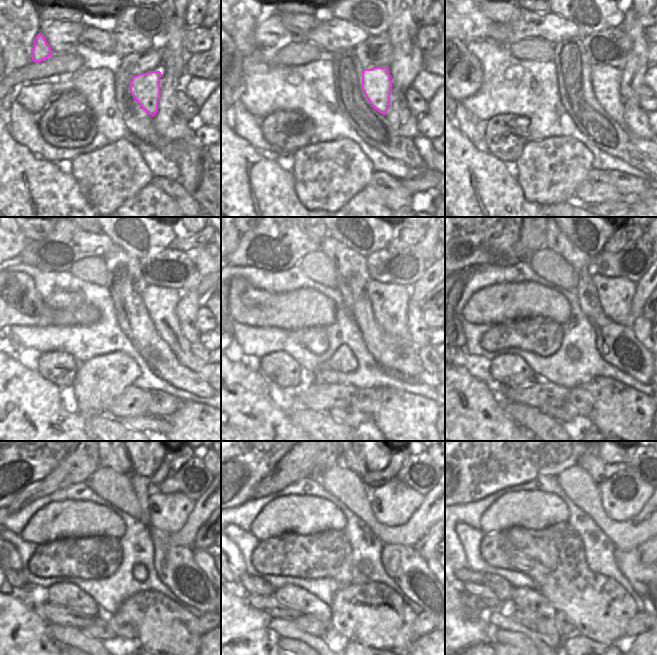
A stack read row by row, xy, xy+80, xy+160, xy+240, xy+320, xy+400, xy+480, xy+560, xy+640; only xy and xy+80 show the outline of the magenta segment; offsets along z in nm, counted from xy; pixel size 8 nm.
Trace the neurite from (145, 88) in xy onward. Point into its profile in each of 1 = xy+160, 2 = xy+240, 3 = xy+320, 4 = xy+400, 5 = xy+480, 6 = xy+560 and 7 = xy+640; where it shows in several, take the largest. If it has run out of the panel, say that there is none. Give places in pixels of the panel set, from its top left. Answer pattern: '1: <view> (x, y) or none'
1: xy+160 (605, 79)
2: xy+240 (161, 302)
3: xy+320 (389, 302)
4: xy+400 (615, 294)
5: xy+480 (168, 513)
6: xy+560 (393, 503)
7: xy+640 (623, 495)

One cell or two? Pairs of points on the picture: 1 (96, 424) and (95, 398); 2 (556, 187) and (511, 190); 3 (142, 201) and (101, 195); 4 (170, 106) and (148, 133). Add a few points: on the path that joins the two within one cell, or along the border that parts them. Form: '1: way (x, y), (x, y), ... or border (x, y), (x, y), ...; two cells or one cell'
1: border (109, 414), (91, 414), (86, 417); two cells
2: border (515, 179), (524, 197), (531, 202), (539, 204); two cells
3: border (146, 185), (119, 206); two cells
4: border (151, 117), (153, 126), (163, 136), (173, 139); two cells

